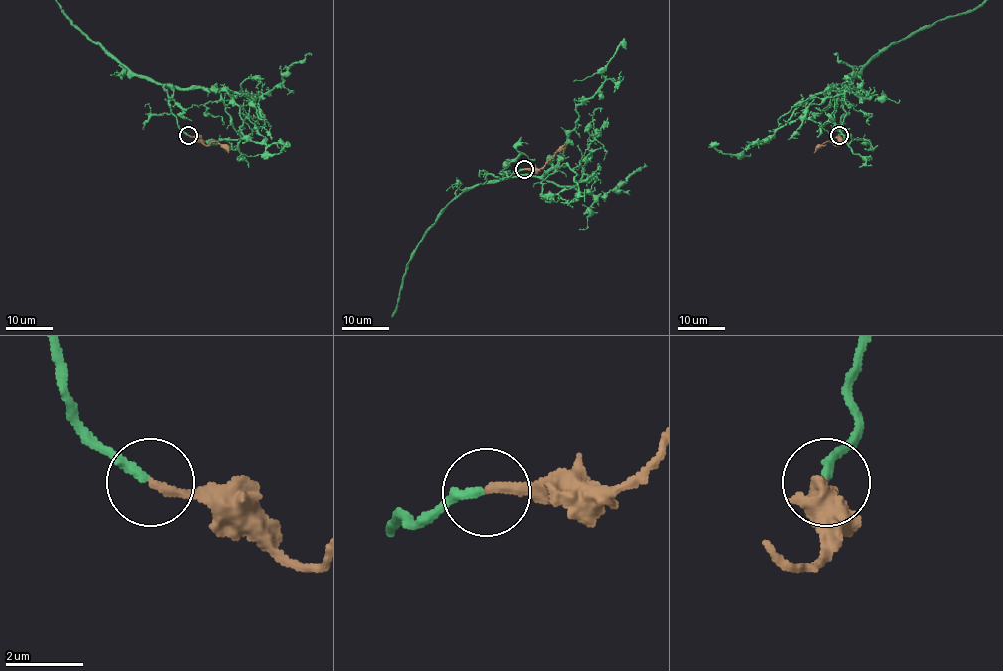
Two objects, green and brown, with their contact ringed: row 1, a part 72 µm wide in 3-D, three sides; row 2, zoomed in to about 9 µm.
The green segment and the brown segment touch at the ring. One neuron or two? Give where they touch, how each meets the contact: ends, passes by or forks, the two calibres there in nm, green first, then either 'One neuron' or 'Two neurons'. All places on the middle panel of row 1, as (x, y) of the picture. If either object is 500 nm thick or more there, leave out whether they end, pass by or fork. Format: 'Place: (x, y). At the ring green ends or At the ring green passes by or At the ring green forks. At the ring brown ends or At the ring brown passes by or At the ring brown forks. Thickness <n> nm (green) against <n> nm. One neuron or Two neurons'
Place: (524, 169). At the ring green ends. At the ring brown ends. Thickness 240 nm (green) against 240 nm. One neuron

